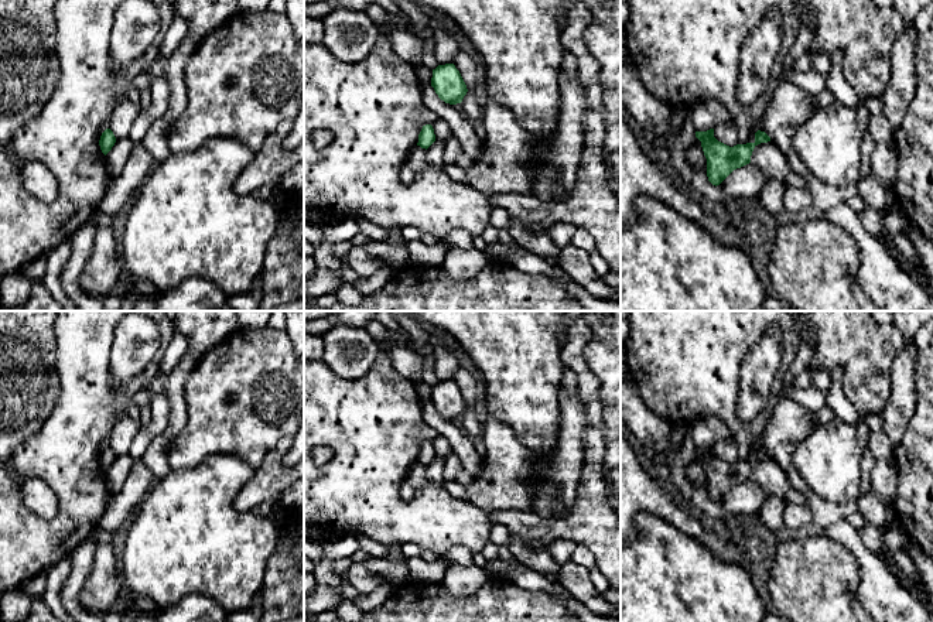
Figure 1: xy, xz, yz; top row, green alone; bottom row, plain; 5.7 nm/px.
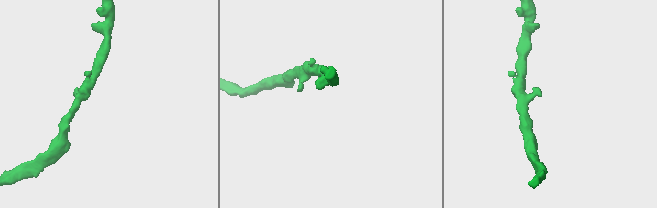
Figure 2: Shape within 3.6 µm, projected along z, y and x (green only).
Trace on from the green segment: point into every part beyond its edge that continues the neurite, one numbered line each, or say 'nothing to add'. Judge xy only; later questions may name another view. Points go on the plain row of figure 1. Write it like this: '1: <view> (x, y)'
nothing to add

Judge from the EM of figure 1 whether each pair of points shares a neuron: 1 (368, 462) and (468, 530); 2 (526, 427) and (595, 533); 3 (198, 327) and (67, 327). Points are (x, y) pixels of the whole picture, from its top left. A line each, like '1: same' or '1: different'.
1: same
2: different
3: different

